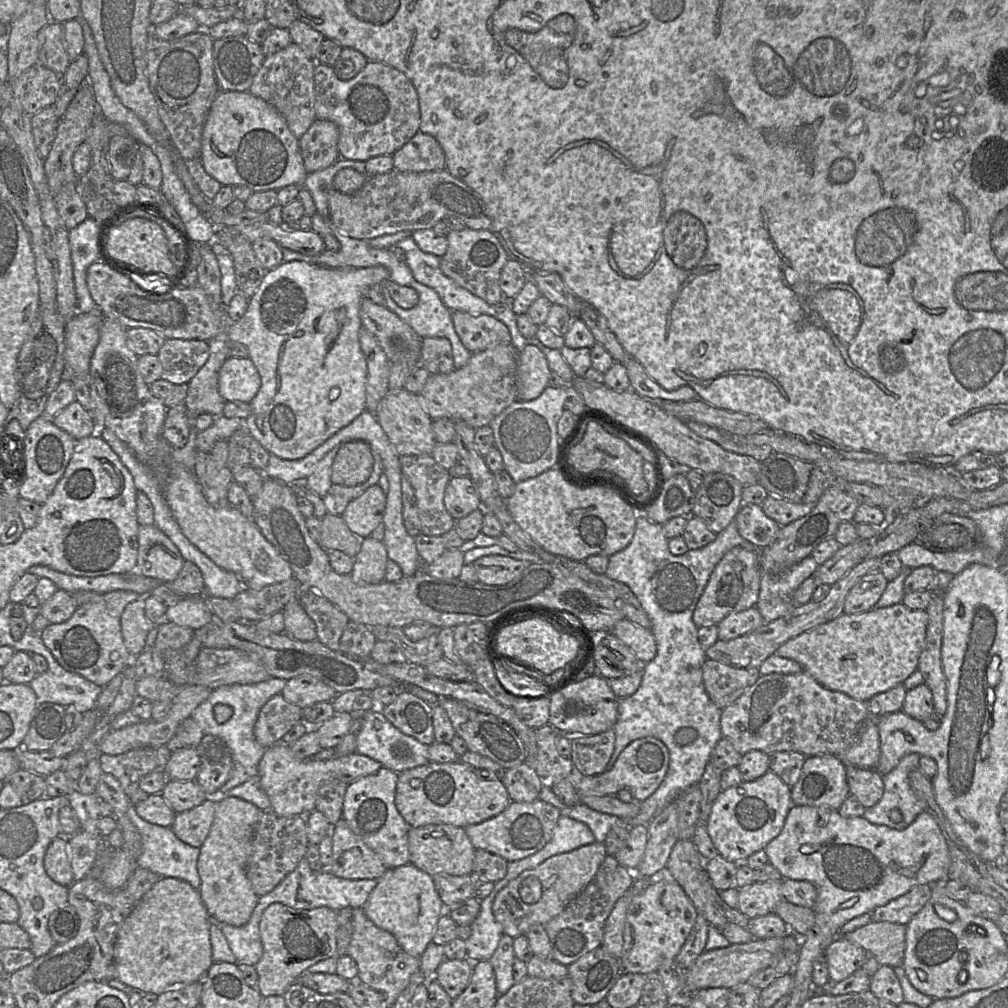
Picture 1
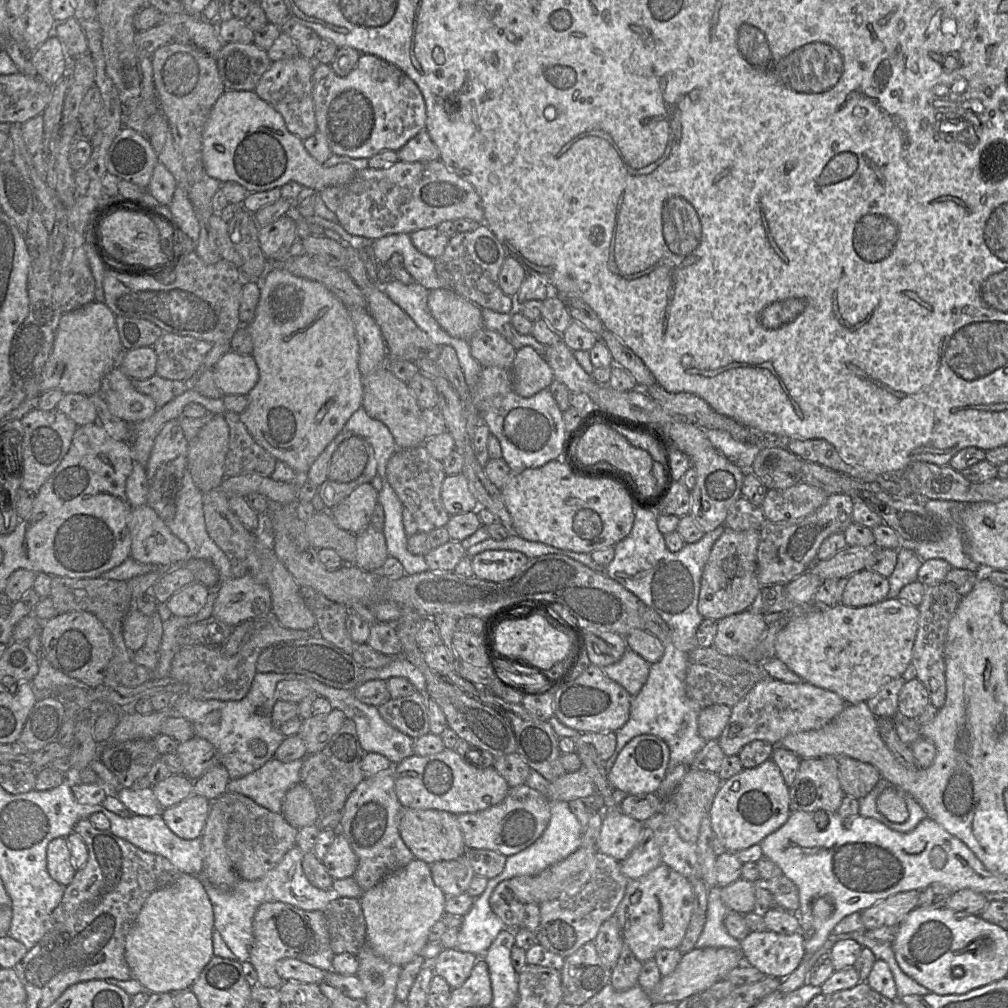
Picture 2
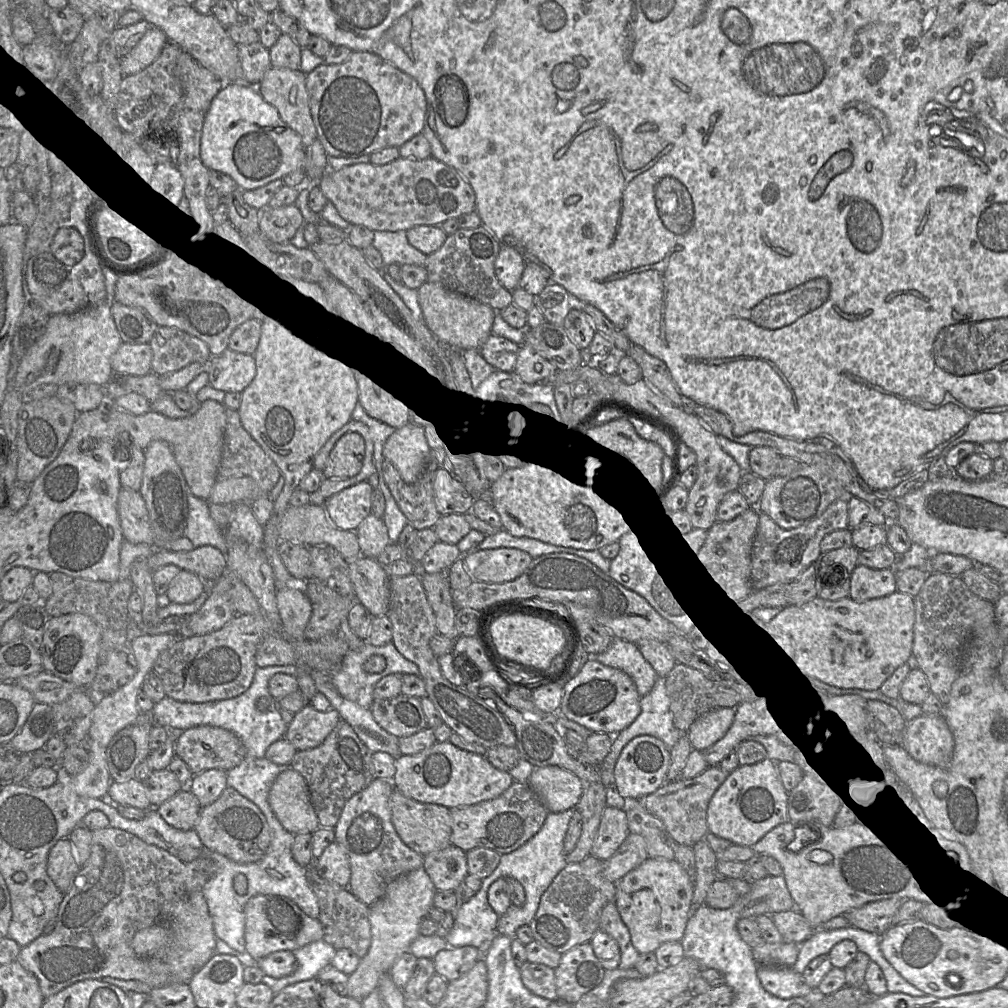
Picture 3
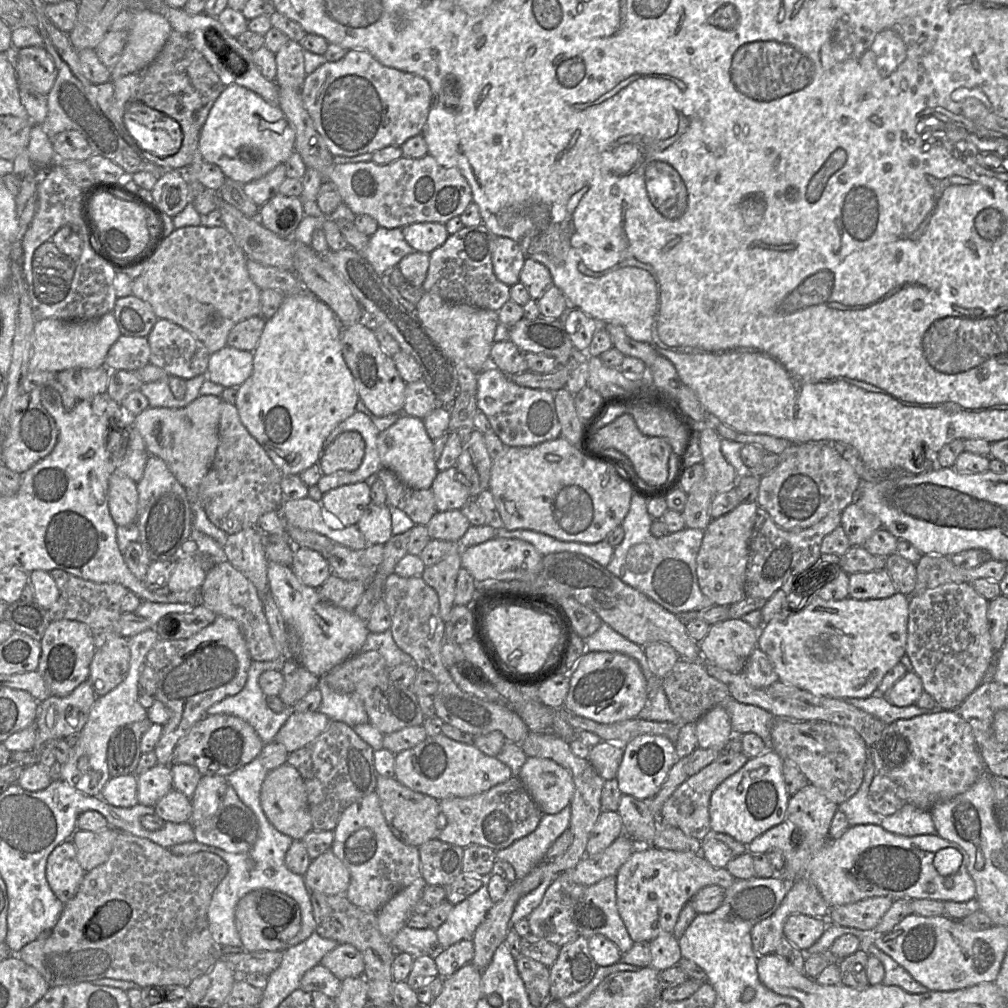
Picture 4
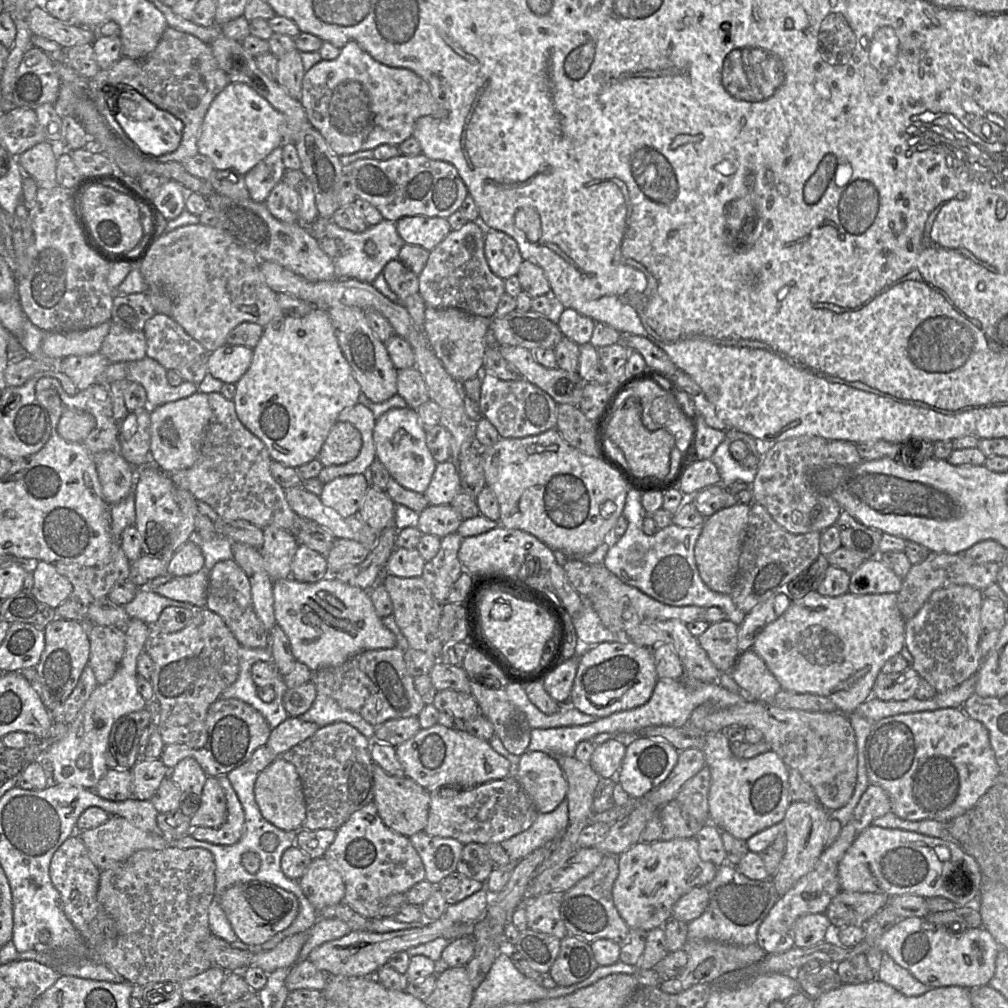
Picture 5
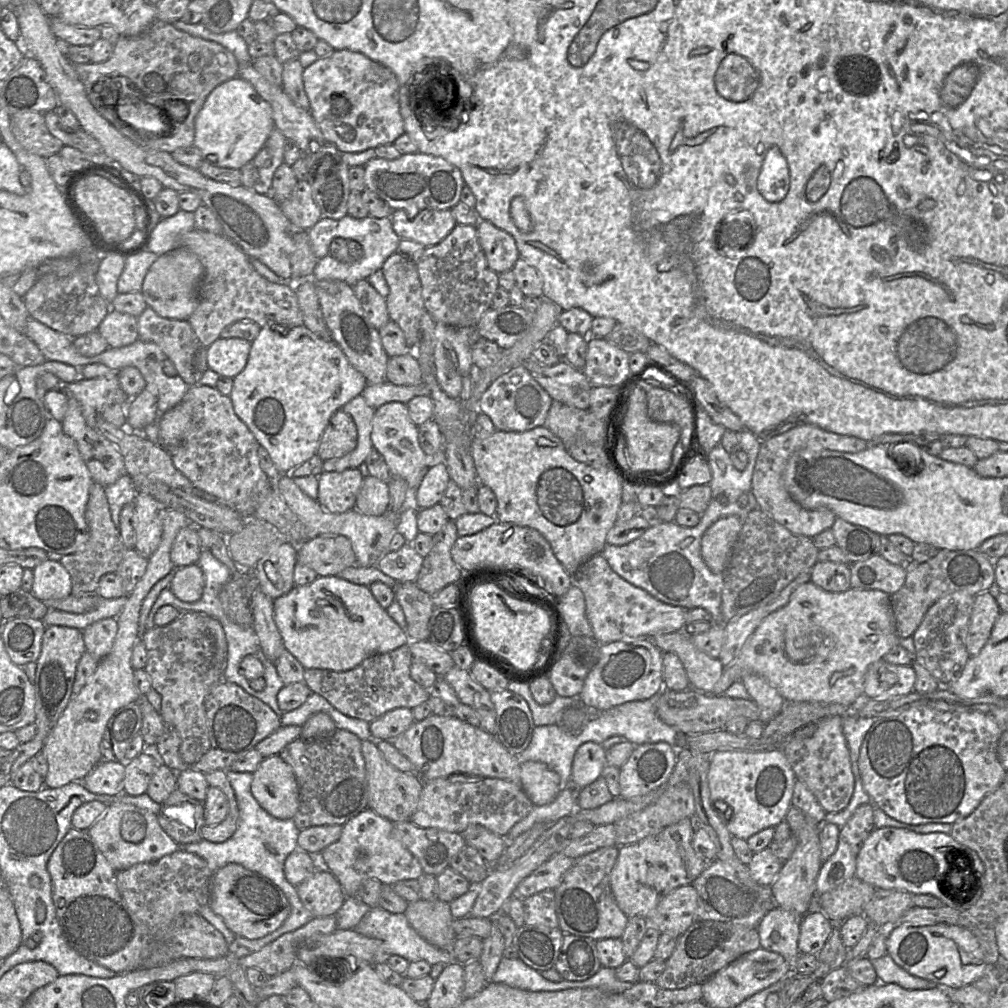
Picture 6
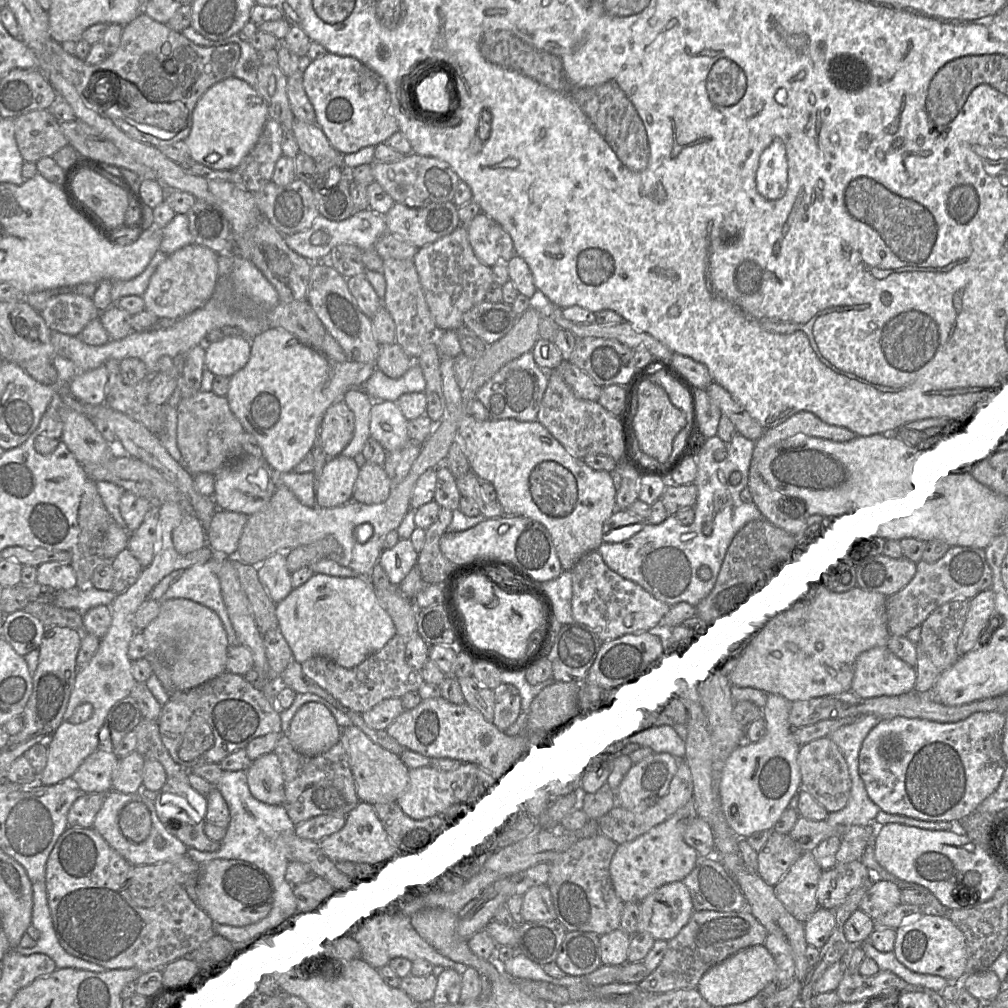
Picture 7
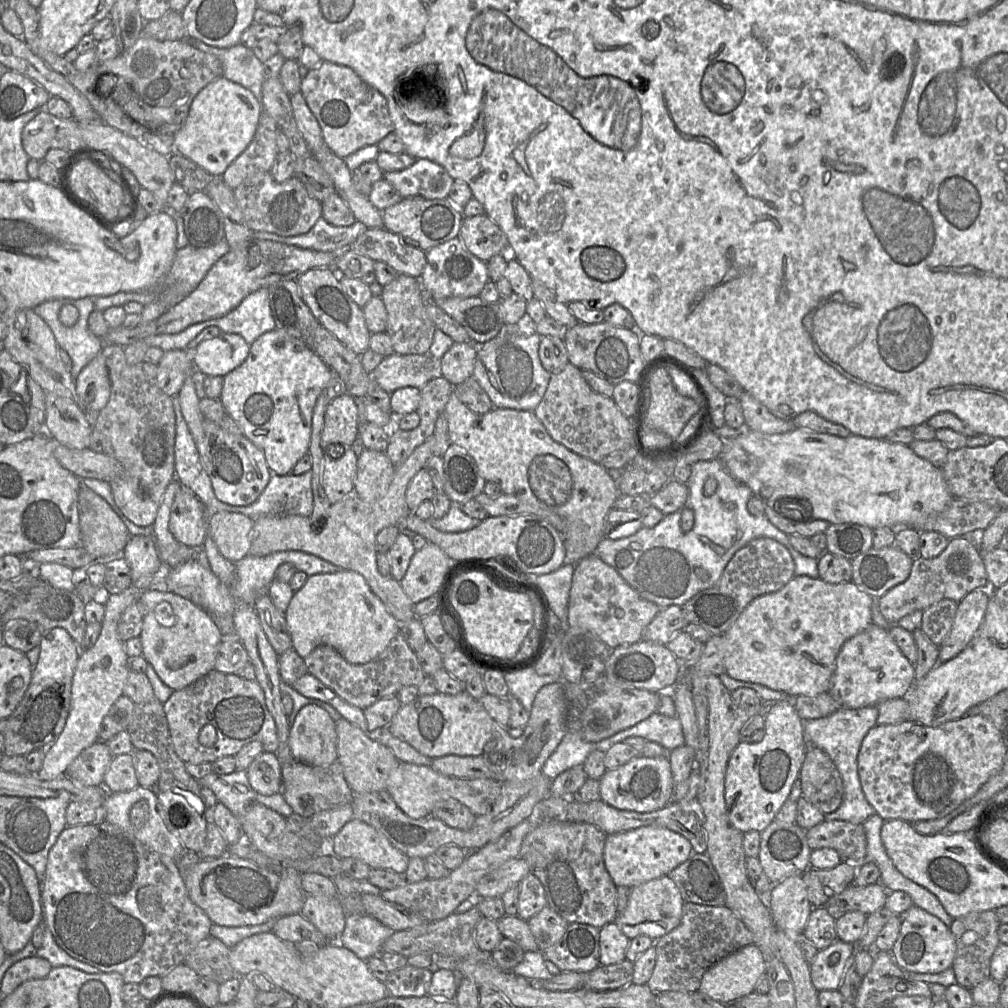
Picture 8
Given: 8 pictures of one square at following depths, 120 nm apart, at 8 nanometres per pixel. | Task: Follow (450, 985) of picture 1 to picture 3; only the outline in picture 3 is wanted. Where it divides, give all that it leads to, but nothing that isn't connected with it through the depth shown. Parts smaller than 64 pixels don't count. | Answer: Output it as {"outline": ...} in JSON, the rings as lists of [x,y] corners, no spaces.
{"outline":[[[473,946],[447,947],[432,959],[435,974],[447,982],[460,978],[481,959],[481,951]]]}

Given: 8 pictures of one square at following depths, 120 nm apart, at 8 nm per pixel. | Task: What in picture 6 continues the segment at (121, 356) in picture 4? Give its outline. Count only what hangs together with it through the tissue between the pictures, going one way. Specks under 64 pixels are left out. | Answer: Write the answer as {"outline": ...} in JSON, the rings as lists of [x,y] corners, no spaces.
{"outline":[[[110,309],[97,329],[110,348],[121,348],[139,339],[137,318]]]}

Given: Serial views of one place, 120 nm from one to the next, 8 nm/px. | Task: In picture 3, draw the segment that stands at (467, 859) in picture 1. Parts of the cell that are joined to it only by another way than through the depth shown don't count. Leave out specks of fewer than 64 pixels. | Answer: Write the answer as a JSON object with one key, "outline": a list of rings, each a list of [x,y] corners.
{"outline":[[[394,789],[389,799],[389,808],[392,823],[398,836],[415,852],[425,856],[451,845],[452,817],[449,808],[438,804],[415,801],[404,796],[397,789]]]}

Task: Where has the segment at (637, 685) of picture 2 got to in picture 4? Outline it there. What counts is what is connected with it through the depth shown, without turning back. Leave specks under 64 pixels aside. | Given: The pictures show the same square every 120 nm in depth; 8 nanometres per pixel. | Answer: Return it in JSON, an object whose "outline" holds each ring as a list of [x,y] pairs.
{"outline":[[[602,623],[599,629],[591,636],[585,639],[586,651],[606,651],[606,652],[618,652],[627,656],[630,656],[637,660],[642,673],[648,684],[649,697],[651,693],[662,687],[662,679],[659,678],[650,668],[647,657],[644,654],[642,646],[628,640],[620,633],[611,628],[608,624]]]}

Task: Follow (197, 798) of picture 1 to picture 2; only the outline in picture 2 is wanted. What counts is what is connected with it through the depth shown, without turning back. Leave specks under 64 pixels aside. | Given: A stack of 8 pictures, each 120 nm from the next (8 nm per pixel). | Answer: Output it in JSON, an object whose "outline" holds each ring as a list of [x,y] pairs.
{"outline":[[[170,774],[152,789],[162,808],[167,809],[193,795],[194,782],[183,774]]]}

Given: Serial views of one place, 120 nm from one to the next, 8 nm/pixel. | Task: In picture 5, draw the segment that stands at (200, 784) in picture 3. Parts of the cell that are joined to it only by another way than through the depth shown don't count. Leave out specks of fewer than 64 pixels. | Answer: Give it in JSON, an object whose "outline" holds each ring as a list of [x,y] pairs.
{"outline":[[[208,777],[201,794],[200,807],[192,816],[191,828],[219,828],[227,819],[227,801],[217,778]]]}

